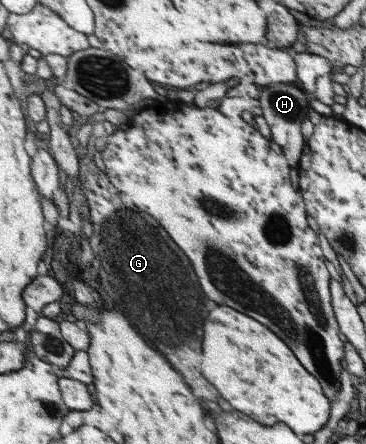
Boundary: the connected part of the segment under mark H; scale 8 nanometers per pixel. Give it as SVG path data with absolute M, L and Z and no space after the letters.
M273 83L267 85L267 89L262 91L259 99L263 103L263 116L271 123L273 140L283 148L287 148L287 158L291 160L291 166L299 166L301 156L307 146L307 140L303 134L303 124L309 118L309 110L311 110L309 96L296 84Z

